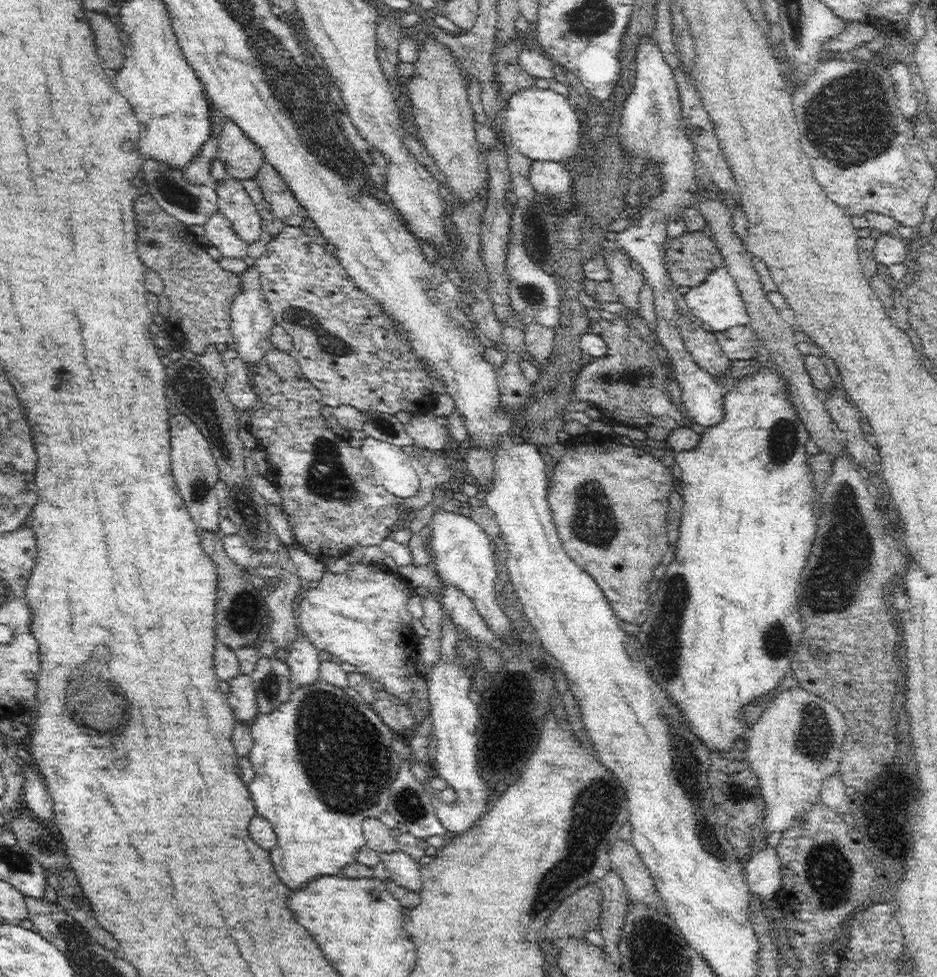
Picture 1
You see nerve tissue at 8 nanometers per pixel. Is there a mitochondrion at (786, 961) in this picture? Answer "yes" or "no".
no

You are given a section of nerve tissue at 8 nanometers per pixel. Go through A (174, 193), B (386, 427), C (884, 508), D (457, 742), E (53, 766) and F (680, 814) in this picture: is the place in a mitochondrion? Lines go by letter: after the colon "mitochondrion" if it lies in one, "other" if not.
A: mitochondrion
B: mitochondrion
C: other
D: other
E: other
F: other

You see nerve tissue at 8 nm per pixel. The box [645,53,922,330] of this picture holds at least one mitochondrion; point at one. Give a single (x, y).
(849, 123)

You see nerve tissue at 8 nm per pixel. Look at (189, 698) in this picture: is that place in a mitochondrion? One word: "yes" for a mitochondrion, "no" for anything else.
no

